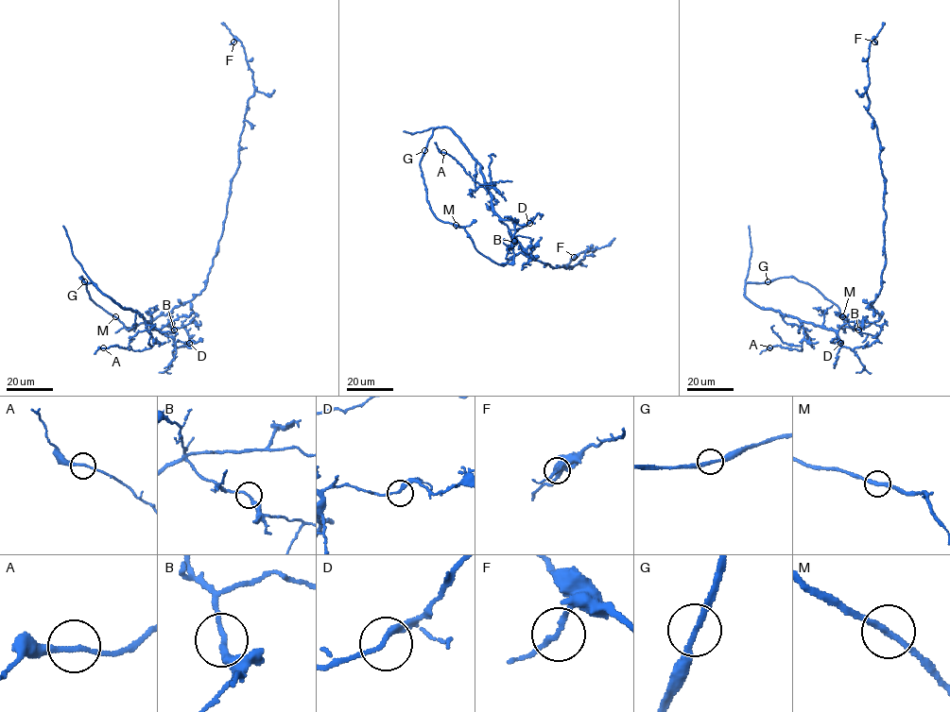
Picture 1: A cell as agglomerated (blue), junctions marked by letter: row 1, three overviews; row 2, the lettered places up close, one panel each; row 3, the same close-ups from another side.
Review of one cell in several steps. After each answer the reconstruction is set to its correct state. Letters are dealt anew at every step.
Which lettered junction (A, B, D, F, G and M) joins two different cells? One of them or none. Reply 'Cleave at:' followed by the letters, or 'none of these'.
Cleave at: none of these

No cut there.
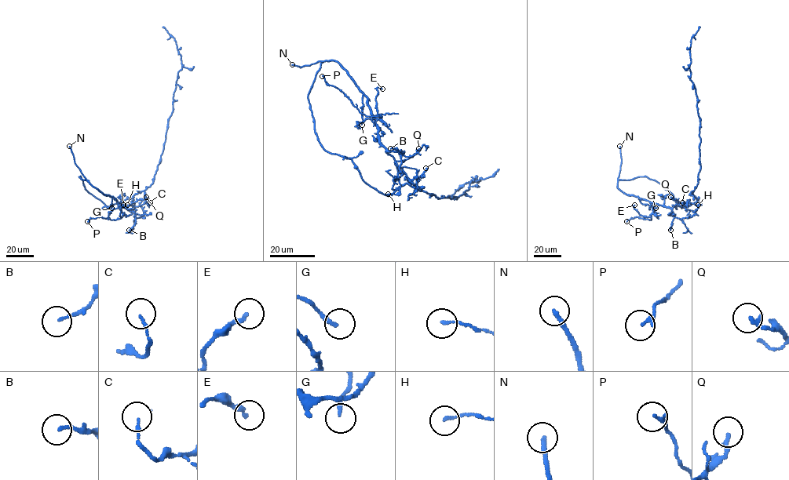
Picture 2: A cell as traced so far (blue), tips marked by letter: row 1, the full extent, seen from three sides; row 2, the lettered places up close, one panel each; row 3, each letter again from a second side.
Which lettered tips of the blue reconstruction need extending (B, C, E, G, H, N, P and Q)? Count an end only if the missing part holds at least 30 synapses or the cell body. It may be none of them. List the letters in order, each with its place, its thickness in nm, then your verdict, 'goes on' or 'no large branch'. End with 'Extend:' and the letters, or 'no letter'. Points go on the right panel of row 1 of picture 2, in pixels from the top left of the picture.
B: (670, 230) | 140 nm | no large branch
C: (682, 202) | 110 nm | no large branch
E: (634, 205) | 200 nm | no large branch
G: (655, 208) | 190 nm | no large branch
H: (698, 205) | 130 nm | no large branch
N: (619, 146) | 190 nm | goes on
P: (626, 221) | 180 nm | no large branch
Q: (670, 197) | 200 nm | no large branch
Extend: N

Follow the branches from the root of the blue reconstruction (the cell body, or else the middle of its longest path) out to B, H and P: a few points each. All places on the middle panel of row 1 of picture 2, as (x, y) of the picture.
B: (362, 178), (315, 132), (308, 95), (323, 61), (345, 70), (367, 97), (380, 143), (401, 155), (390, 148)
H: (362, 178), (315, 132), (308, 95), (323, 61), (335, 60), (367, 97), (397, 169), (399, 192), (388, 194)
P: (362, 178), (315, 132), (308, 95), (321, 63), (335, 60), (380, 117), (362, 114), (322, 76)

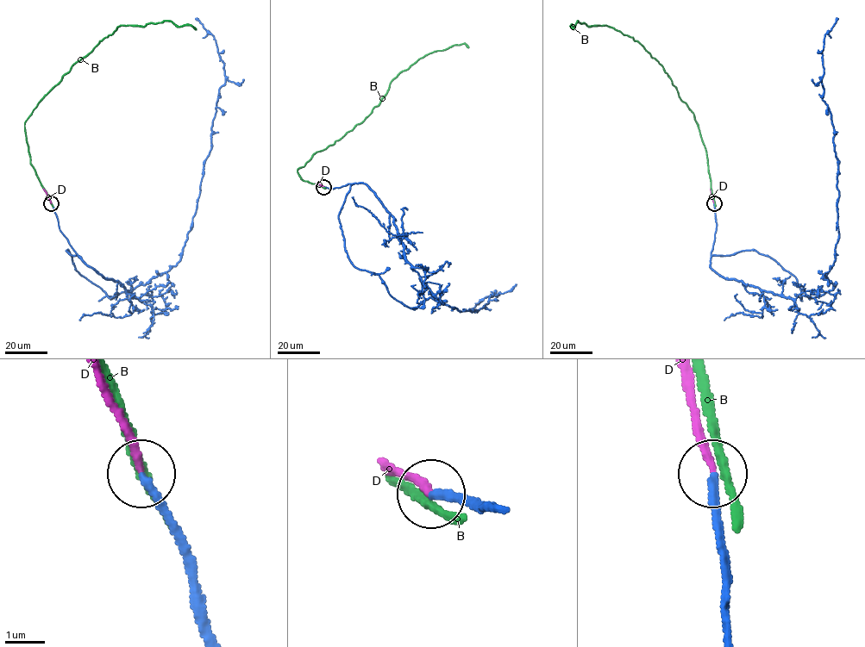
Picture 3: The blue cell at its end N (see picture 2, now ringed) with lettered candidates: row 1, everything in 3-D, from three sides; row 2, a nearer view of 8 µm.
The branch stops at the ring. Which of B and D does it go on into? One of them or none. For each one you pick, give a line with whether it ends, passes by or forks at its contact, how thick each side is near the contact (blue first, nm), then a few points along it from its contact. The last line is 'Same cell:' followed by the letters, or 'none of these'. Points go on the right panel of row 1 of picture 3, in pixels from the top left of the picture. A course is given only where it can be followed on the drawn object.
D: It ends there. Thickness 200 nm (blue) against 170 nm. Its course: (714, 203), (710, 189)
Same cell: D

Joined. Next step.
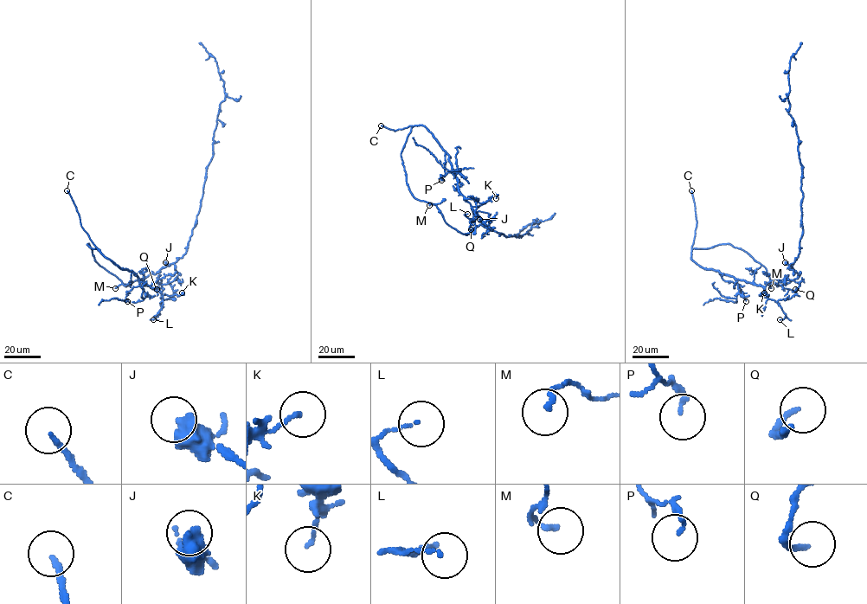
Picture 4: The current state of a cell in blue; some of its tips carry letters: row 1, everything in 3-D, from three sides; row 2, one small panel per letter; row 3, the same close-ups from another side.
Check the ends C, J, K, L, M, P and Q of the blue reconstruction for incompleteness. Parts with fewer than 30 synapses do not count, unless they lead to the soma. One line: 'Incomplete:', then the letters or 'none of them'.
Incomplete: C

